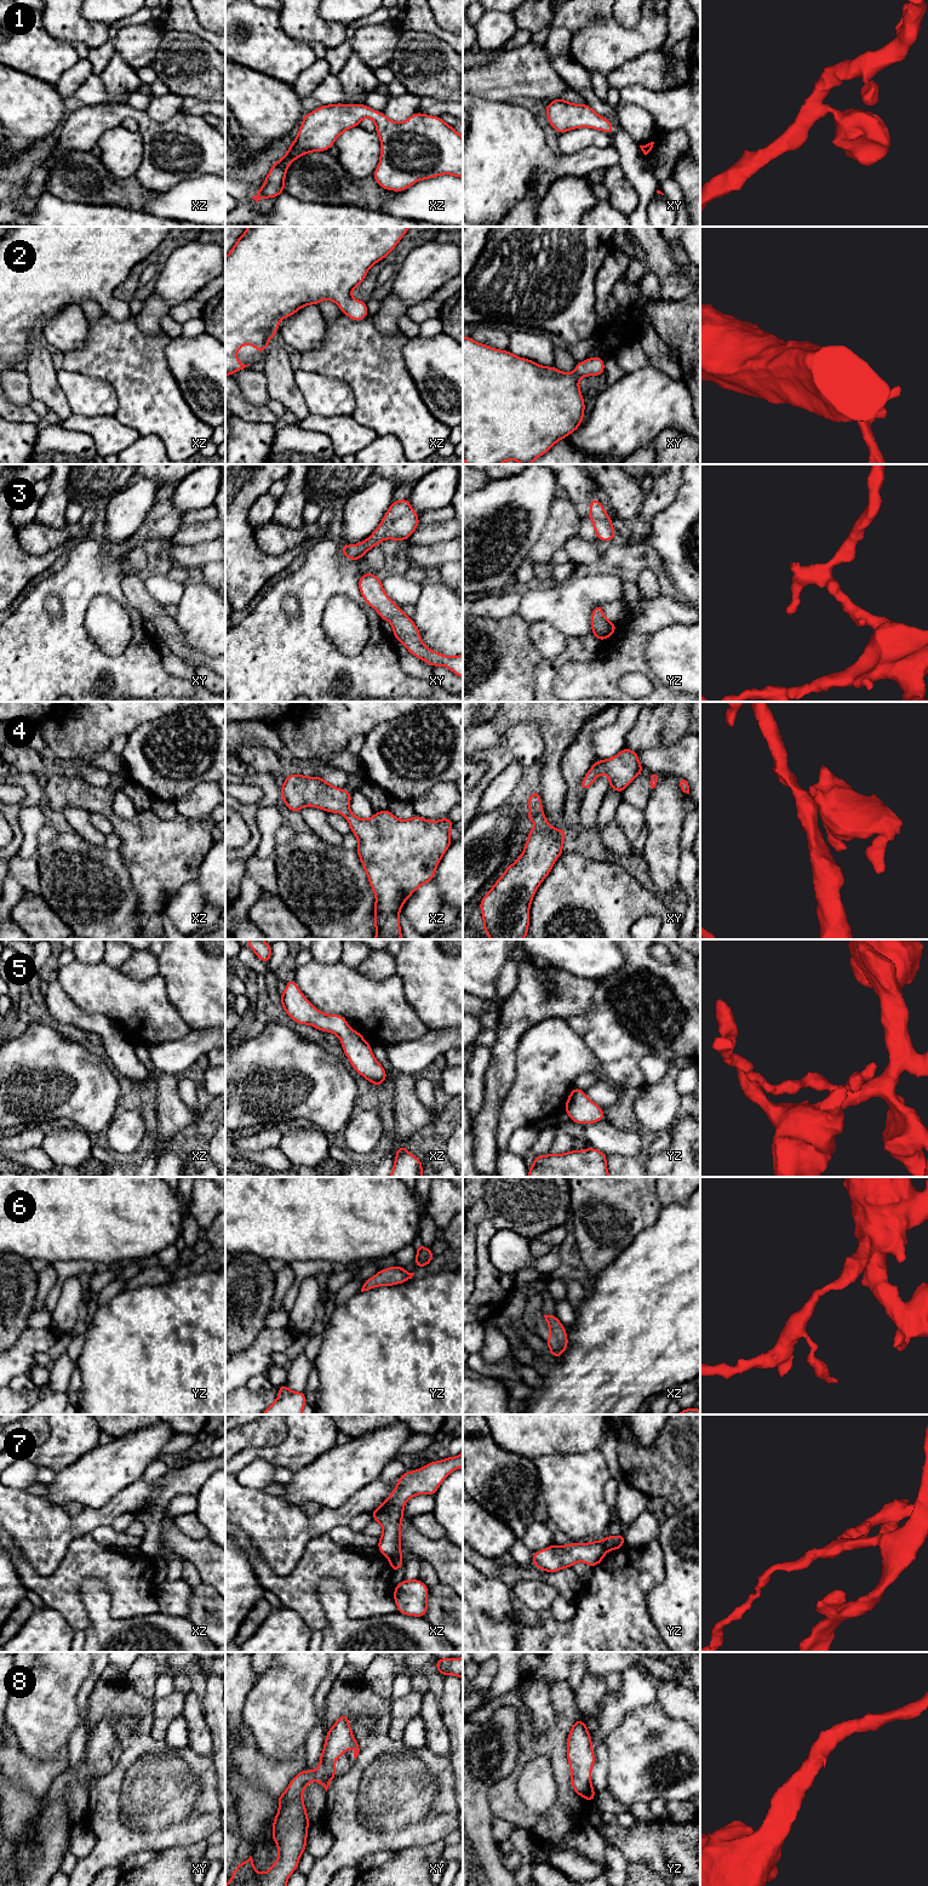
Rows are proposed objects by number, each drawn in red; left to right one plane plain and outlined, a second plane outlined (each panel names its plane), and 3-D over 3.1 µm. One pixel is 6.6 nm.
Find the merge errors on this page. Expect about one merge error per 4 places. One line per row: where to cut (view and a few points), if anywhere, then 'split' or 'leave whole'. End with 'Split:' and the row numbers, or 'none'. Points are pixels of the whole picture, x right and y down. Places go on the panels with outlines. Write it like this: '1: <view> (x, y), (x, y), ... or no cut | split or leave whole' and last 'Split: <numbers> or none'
1: no cut | leave whole
2: no cut | leave whole
3: no cut | leave whole
4: no cut | leave whole
5: no cut | leave whole
6: no cut | leave whole
7: xz (400, 1555), (389, 1559) | split
8: no cut | leave whole
Split: 7

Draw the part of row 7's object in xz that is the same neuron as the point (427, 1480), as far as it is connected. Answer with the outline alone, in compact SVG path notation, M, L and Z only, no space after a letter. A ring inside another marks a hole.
M463 1452L457 1457L447 1457L428 1463L420 1469L406 1471L399 1478L391 1494L371 1513L373 1520L383 1528L378 1549L385 1558L401 1556L400 1528L407 1501L417 1494L434 1496L446 1476L460 1468L463 1468Z

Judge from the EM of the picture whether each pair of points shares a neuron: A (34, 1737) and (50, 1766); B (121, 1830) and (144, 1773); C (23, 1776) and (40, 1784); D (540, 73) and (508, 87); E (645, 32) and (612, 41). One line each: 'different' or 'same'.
A: different
B: same
C: same
D: same
E: same

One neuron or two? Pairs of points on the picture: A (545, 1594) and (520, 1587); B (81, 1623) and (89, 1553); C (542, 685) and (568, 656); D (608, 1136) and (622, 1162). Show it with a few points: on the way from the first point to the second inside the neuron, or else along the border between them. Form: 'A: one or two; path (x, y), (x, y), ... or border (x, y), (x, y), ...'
A: one; path (539, 1594), (526, 1590)
B: one; path (72, 1606), (73, 1570)
C: one; path (545, 678), (561, 661)
D: two; border (607, 1154), (625, 1154), (634, 1158)

